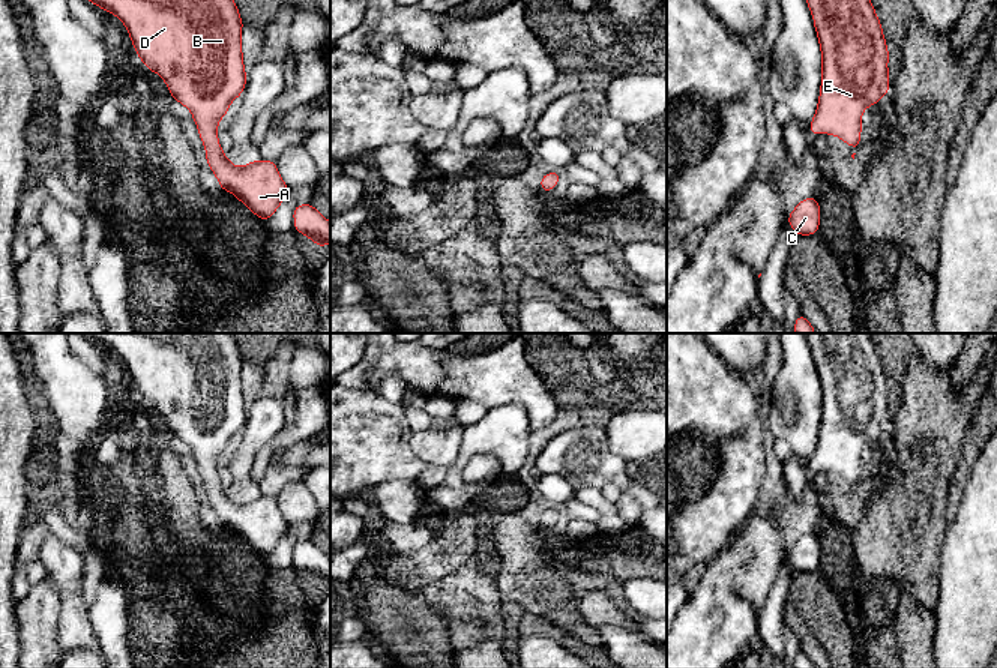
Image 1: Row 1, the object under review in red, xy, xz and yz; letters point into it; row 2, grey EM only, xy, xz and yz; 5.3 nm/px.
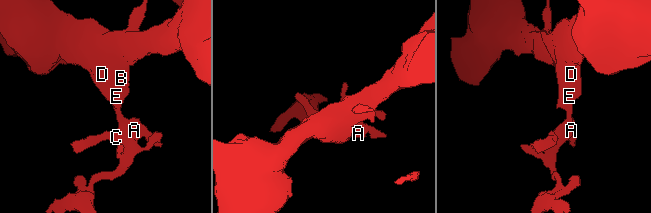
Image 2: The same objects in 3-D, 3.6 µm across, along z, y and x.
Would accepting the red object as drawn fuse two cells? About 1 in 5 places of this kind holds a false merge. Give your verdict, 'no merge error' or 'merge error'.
no merge error

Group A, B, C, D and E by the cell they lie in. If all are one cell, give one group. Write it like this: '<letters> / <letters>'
A B C D E

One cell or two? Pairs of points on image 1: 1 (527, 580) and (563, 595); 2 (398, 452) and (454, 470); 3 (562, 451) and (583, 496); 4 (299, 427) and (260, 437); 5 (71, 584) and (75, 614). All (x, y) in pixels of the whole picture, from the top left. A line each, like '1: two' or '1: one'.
1: one
2: two
3: two
4: two
5: one

